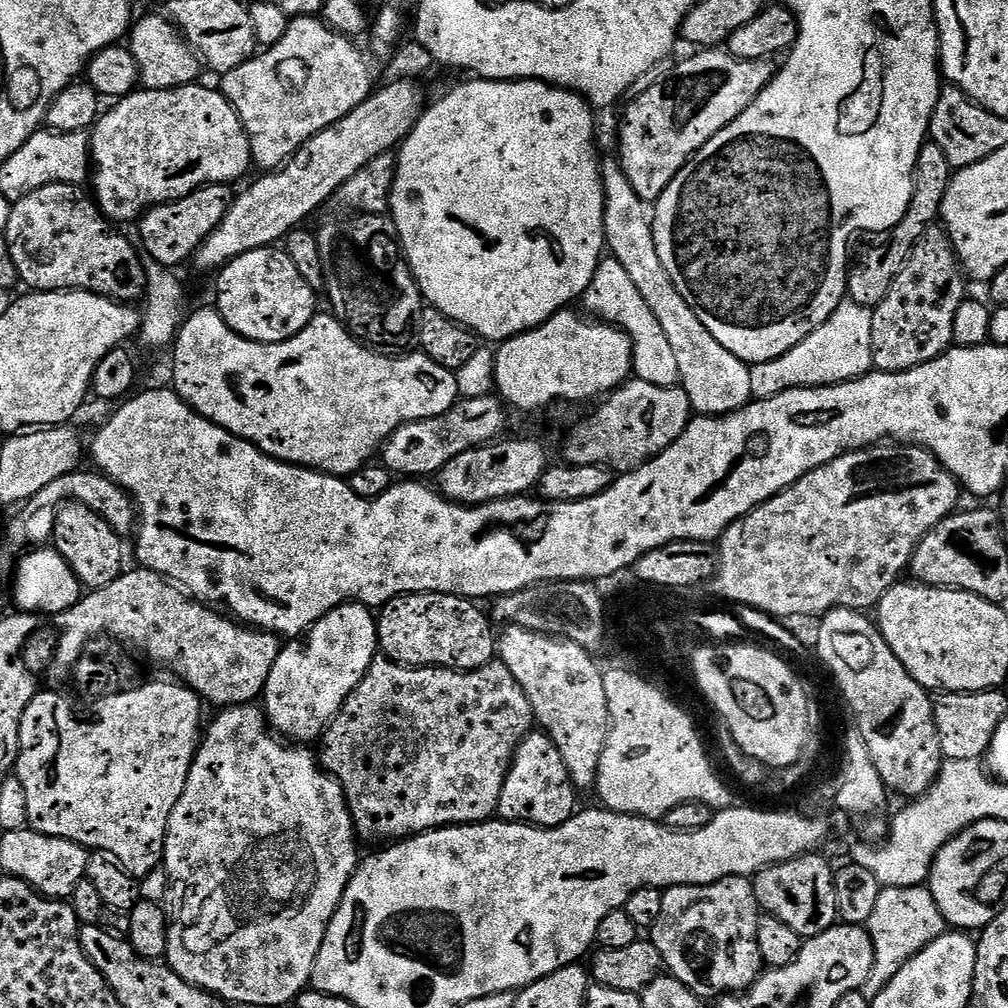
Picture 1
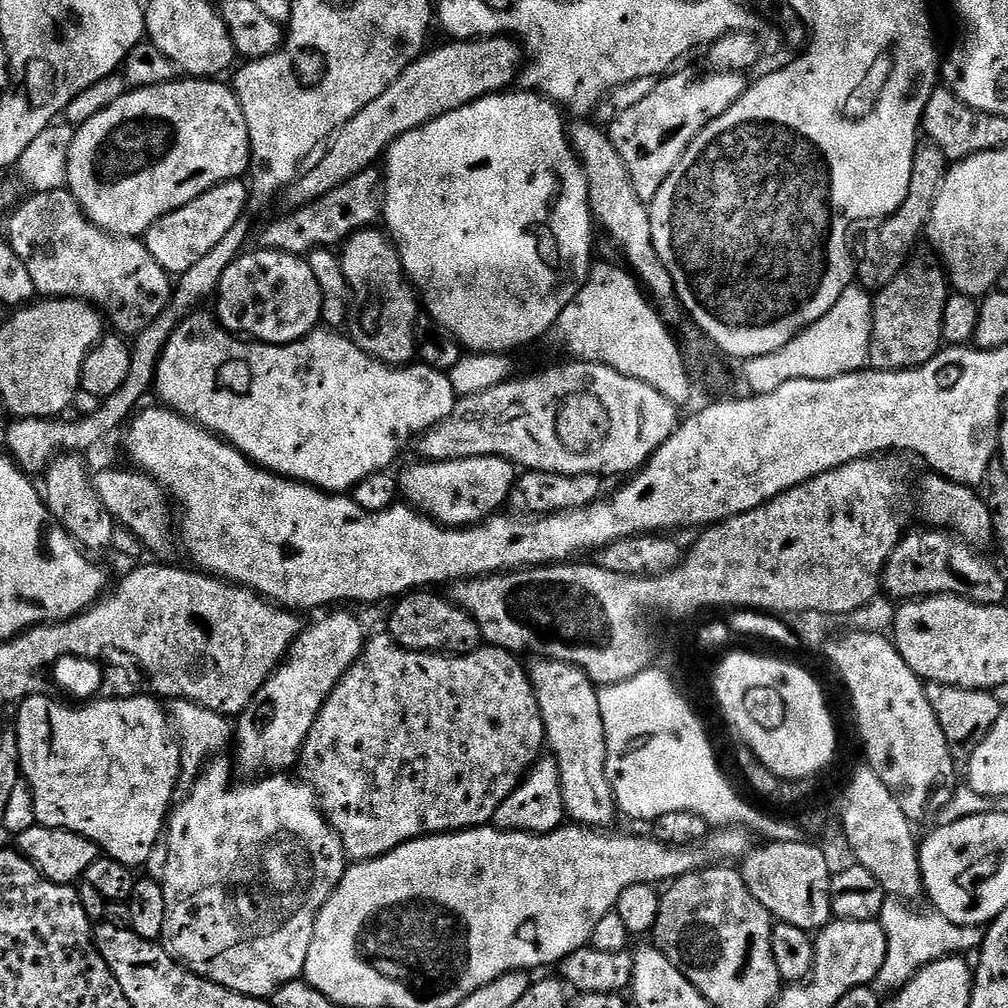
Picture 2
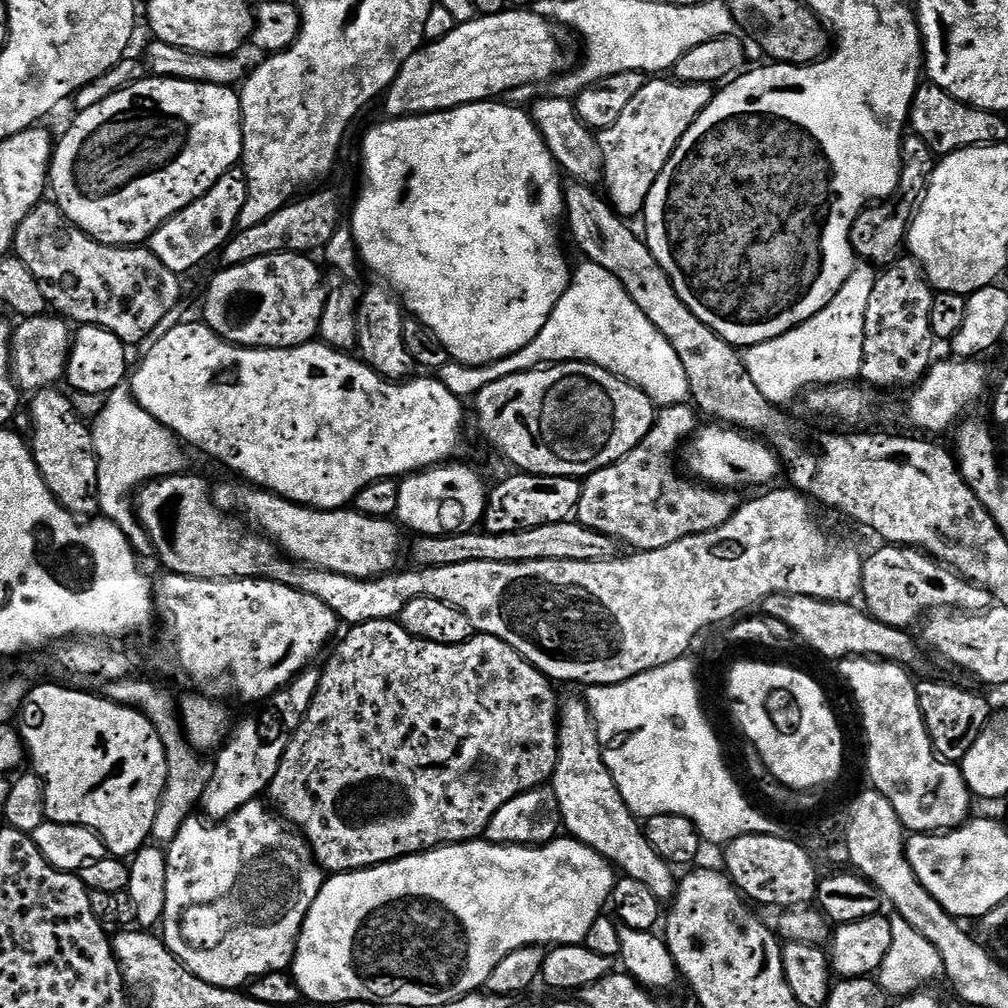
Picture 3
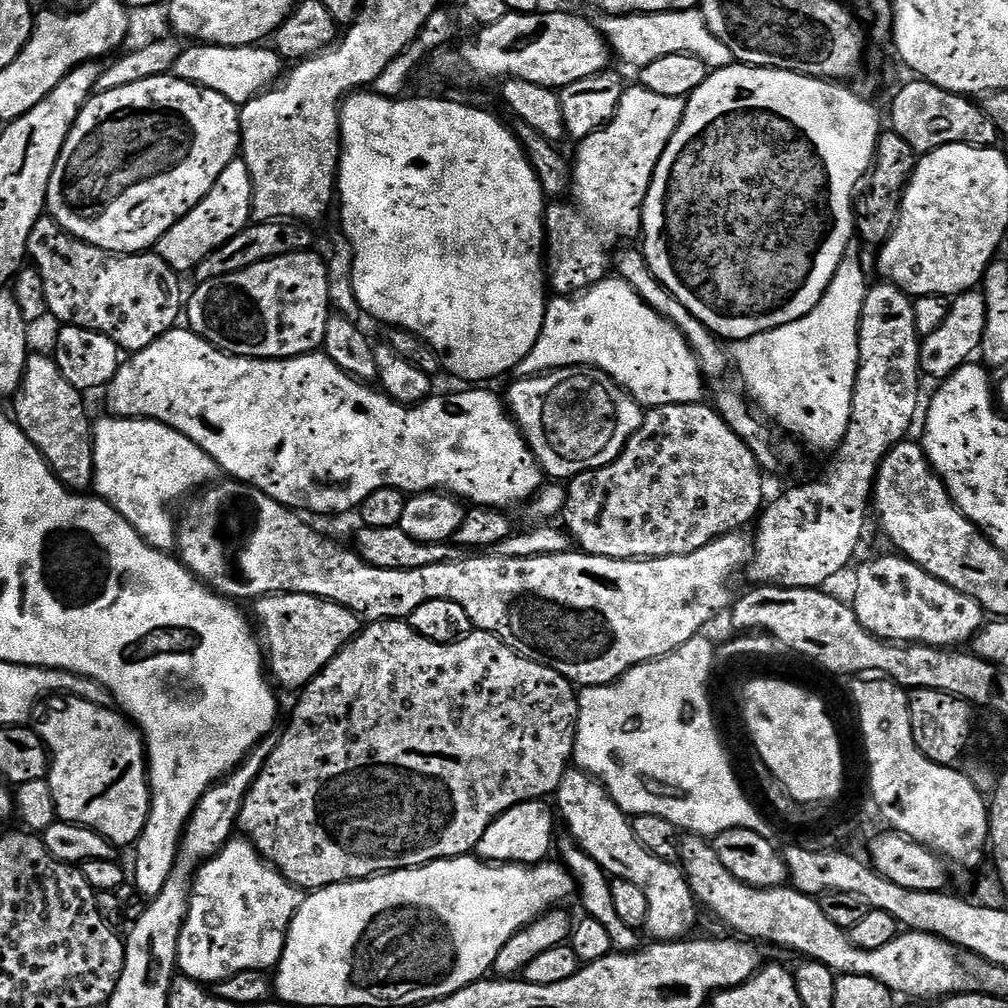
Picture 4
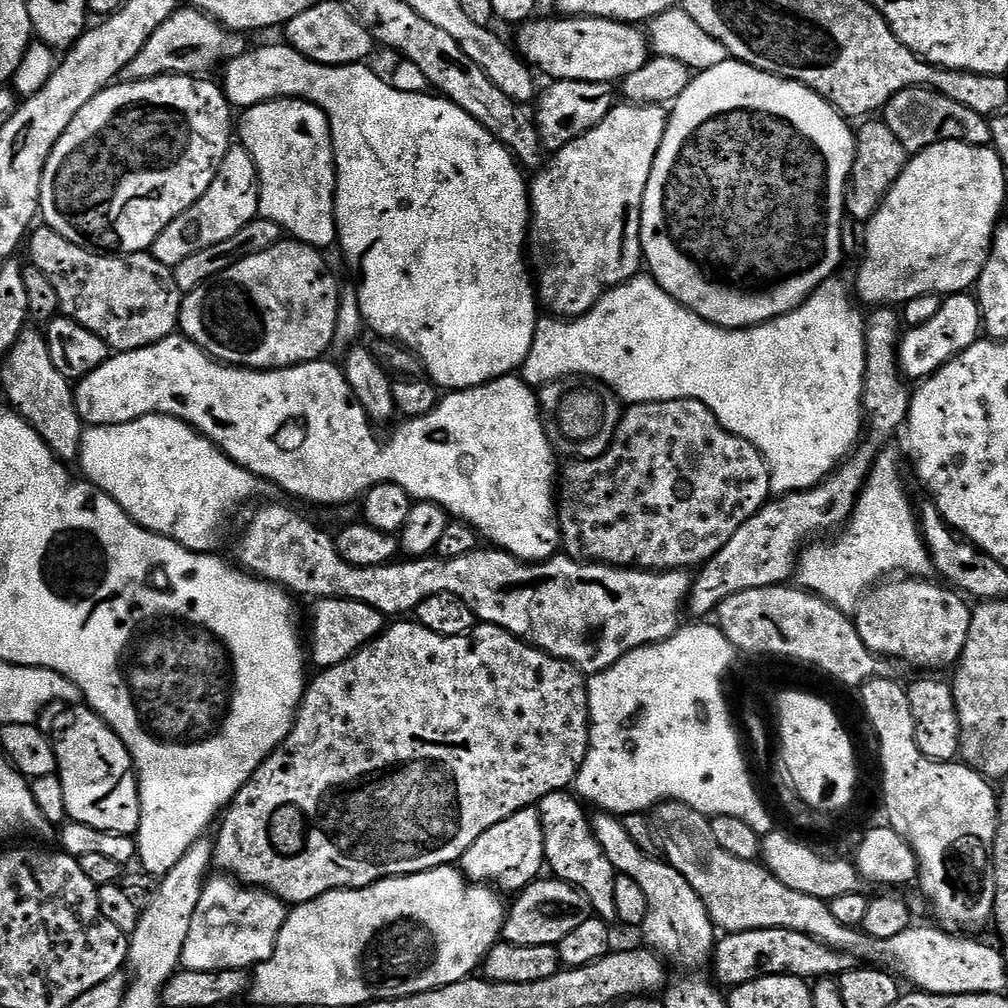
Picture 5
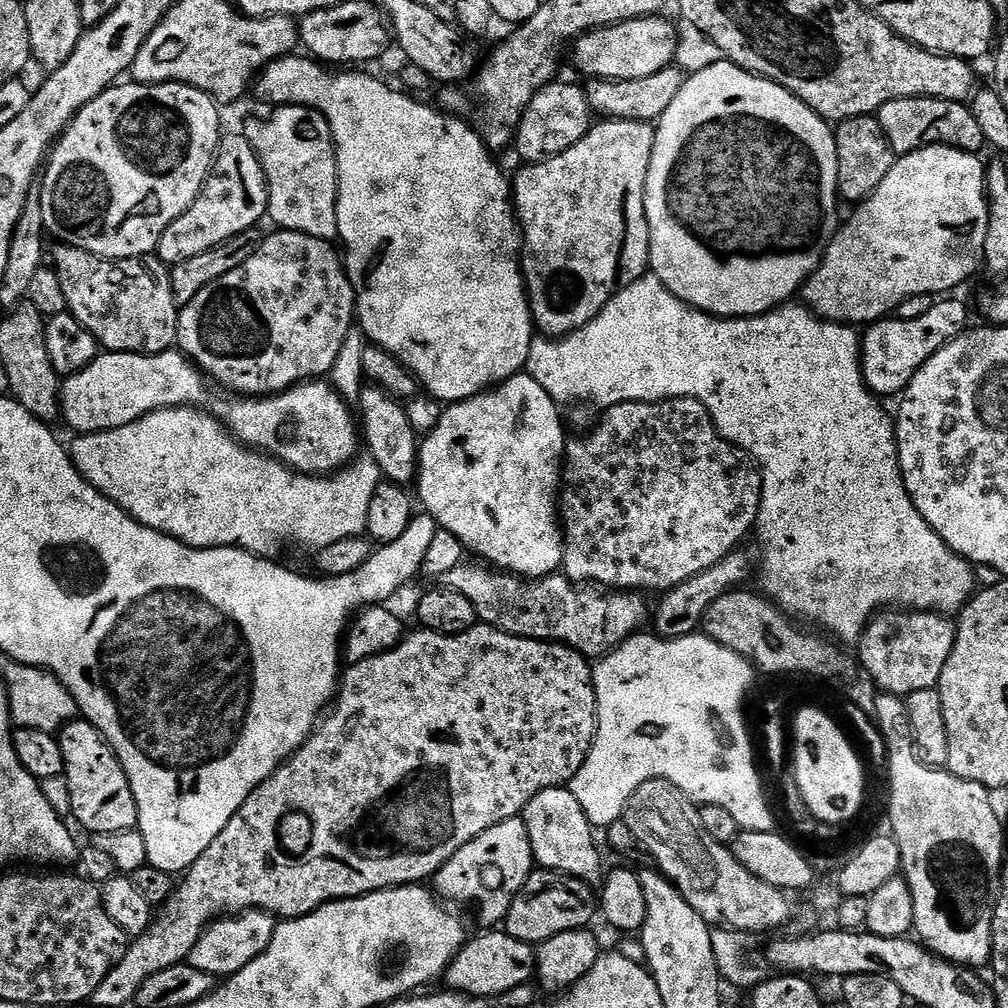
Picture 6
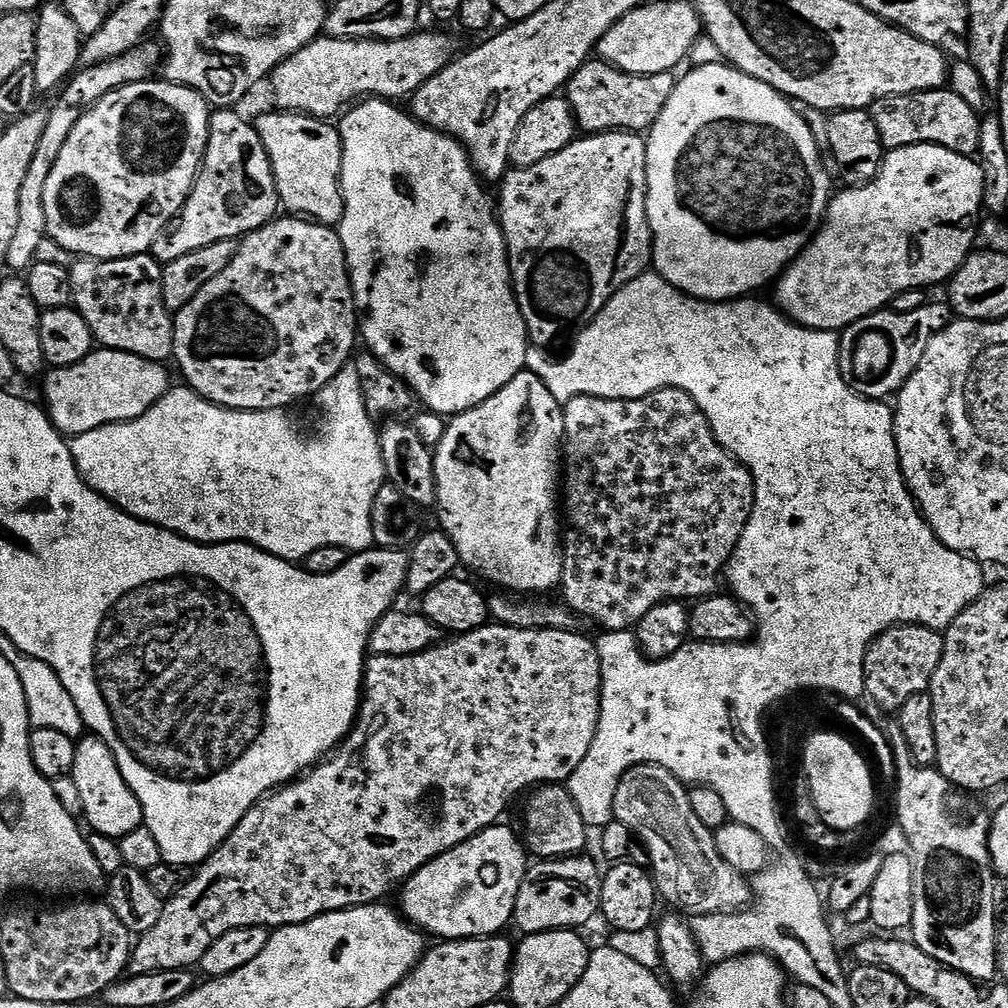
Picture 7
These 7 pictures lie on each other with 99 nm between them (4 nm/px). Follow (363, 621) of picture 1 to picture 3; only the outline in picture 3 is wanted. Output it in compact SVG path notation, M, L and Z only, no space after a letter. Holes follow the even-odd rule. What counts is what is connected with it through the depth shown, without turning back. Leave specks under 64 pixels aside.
M305 670L296 677L292 683L276 692L272 699L263 705L261 712L256 712L253 716L248 716L240 725L231 729L226 743L215 753L214 763L212 765L212 777L206 786L206 794L202 794L199 807L204 808L203 815L209 821L219 822L230 818L242 806L246 806L250 801L263 797L267 793L268 787L274 782L274 774L278 774L278 766L290 746L293 734L298 730L298 726L304 721L304 715L308 712L310 702L320 685L320 672L314 670Z

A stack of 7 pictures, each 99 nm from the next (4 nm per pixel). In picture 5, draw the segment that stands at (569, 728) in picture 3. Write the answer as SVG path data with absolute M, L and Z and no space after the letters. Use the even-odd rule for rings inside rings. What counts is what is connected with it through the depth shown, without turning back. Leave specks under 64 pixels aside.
M597 811L595 815L591 817L592 829L598 838L598 846L602 846L602 854L610 858L610 866L614 866L619 875L634 878L634 882L638 882L639 888L646 893L648 913L642 929L643 943L673 969L681 968L684 972L707 969L712 963L718 929L712 923L702 898L694 894L694 886L690 886L690 882L686 882L672 864L642 854L642 850L634 846L634 838L626 834L623 819L602 811Z

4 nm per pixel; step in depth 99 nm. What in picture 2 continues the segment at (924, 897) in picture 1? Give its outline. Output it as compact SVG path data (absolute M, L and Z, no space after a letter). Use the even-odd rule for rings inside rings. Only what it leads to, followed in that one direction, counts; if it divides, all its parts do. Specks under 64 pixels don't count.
M885 897L878 917L886 934L886 959L882 969L876 975L874 986L877 991L899 991L908 984L922 968L929 967L939 960L951 956L975 953L984 944L986 930L981 925L969 925L948 920L936 912L916 912L899 897Z

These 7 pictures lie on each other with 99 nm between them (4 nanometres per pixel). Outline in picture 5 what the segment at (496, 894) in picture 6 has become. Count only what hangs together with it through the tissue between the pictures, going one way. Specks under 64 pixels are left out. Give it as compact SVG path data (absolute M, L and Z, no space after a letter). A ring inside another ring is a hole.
M535 807L523 808L518 814L498 822L498 826L490 826L490 830L486 830L486 834L482 834L482 838L478 838L470 850L466 850L458 867L474 884L495 886L501 893L518 894L546 868L539 811Z

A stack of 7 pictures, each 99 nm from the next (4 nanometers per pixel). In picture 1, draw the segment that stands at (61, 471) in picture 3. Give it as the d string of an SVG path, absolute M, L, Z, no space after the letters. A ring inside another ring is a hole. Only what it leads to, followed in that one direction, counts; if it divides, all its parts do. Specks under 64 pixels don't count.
M66 502L56 515L56 531L54 547L62 559L74 570L81 585L85 589L95 590L102 586L110 586L114 578L125 571L124 564L125 541L90 506Z

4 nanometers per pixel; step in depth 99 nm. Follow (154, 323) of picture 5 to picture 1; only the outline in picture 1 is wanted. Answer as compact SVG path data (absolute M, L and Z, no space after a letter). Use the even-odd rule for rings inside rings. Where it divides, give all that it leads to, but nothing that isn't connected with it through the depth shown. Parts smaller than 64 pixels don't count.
M75 184L46 185L13 203L9 226L2 235L8 239L10 258L20 274L19 283L25 284L25 289L38 292L79 290L108 296L111 300L136 302L136 299L140 300L145 295L147 286L140 252L130 246L119 227L105 219L99 204L84 190Z

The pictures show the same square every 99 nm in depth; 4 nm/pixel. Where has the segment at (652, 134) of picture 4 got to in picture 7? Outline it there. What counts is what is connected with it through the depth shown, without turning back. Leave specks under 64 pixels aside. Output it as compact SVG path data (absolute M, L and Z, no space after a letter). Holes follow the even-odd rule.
M627 130L619 132L597 132L595 134L584 134L579 138L573 140L570 146L566 146L562 150L558 150L558 154L550 154L550 158L542 158L542 162L534 162L534 166L529 168L512 168L504 173L503 180L499 181L498 188L500 188L500 200L498 196L498 215L500 217L500 229L504 232L504 241L508 247L508 265L512 267L512 289L516 292L516 301L520 307L522 318L528 327L529 341L535 347L545 350L551 348L567 349L576 336L582 331L586 325L589 324L594 317L602 311L606 306L606 302L610 302L610 298L614 298L614 294L618 294L618 290L622 290L622 286L626 286L632 280L643 276L646 269L649 267L652 258L652 228L648 225L648 142L643 135Z

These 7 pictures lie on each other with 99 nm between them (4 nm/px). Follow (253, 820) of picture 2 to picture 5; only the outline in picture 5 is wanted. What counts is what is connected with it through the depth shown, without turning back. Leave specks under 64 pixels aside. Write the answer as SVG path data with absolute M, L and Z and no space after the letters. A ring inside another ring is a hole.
M220 874L209 879L202 890L202 898L198 898L198 906L194 910L194 919L190 921L190 934L186 934L186 946L180 959L183 967L190 970L245 970L255 969L257 964L266 962L274 954L274 946L278 942L278 934L288 920L289 905L279 900L272 892L263 888L245 886L227 875Z

